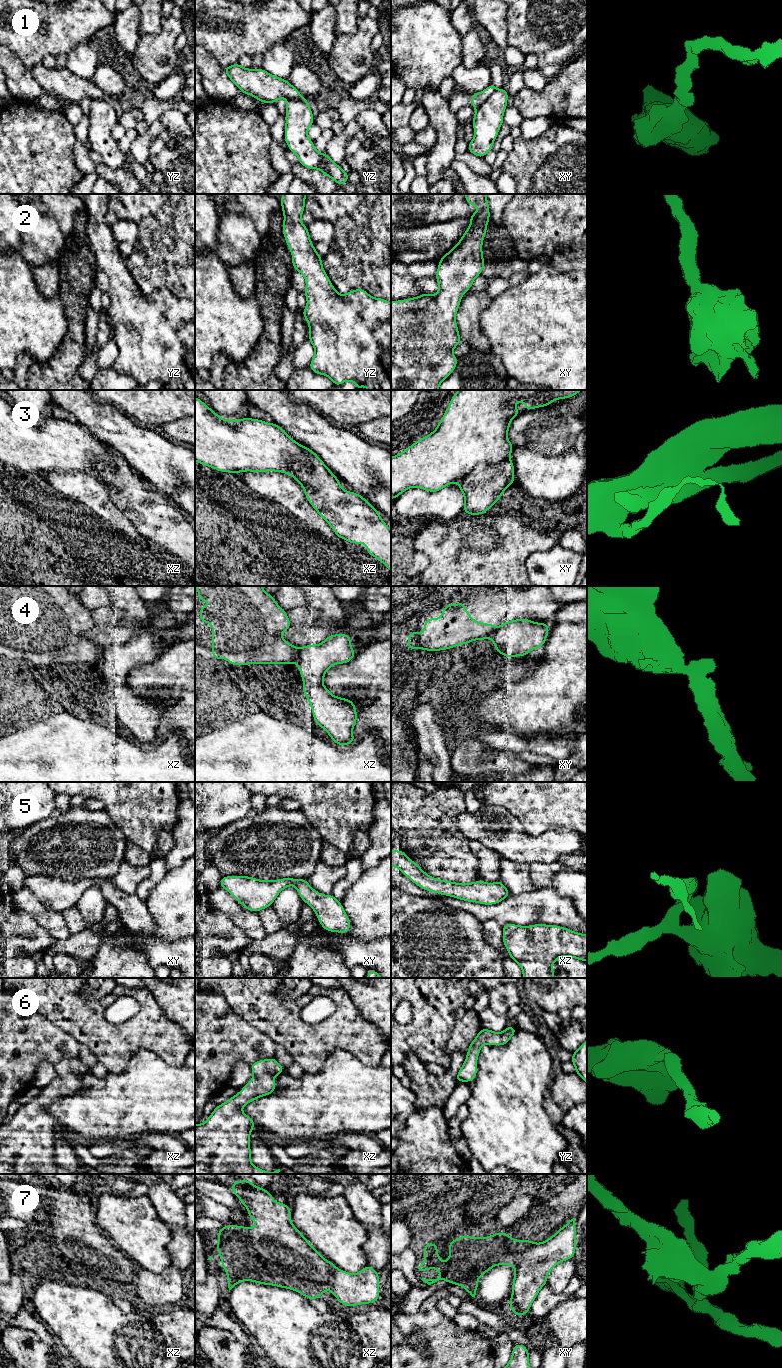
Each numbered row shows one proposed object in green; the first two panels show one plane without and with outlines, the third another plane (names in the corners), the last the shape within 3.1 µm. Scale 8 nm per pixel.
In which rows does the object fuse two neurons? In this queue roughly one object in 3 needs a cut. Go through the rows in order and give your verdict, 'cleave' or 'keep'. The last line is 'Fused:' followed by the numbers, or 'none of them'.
1: cleave
2: keep
3: cleave
4: cleave
5: keep
6: keep
7: cleave
Fused: 1, 3, 4, 7

